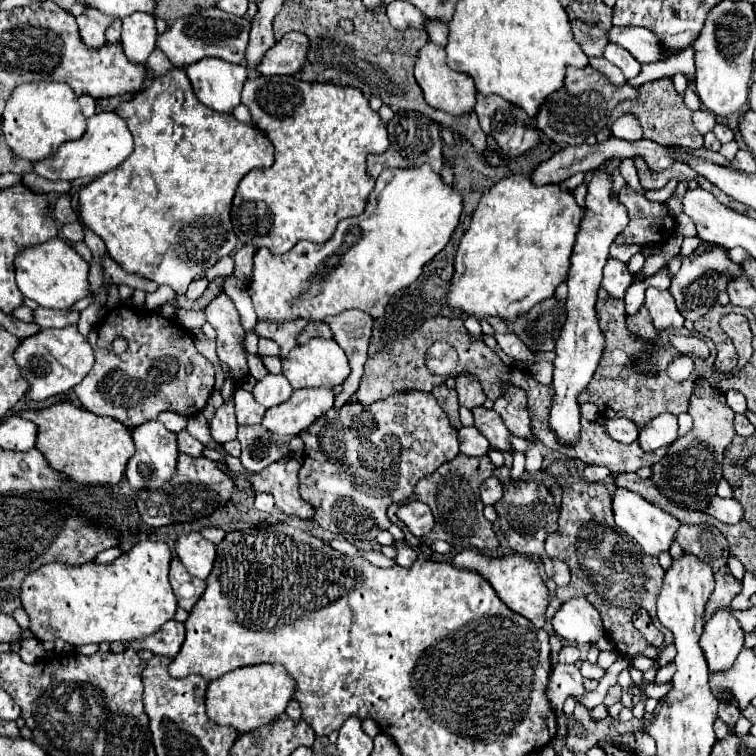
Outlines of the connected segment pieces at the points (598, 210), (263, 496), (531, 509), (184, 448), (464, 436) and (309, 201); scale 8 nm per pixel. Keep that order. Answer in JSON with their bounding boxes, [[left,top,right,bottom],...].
[[550,168,628,448],[254,492,274,512],[494,466,570,586],[178,430,204,456],[458,426,490,456],[232,76,390,254]]

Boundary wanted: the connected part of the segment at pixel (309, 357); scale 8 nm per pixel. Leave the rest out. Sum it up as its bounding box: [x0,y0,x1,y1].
[282,338,350,388]

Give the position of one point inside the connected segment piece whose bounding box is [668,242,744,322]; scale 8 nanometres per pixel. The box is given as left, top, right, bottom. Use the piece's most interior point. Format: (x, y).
(704, 275)

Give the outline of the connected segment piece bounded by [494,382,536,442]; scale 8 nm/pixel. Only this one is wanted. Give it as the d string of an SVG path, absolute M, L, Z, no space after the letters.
M502 382L502 394L494 402L494 410L504 418L508 430L524 440L534 442L536 436L532 432L532 416L528 412L528 396L526 392L510 382Z

